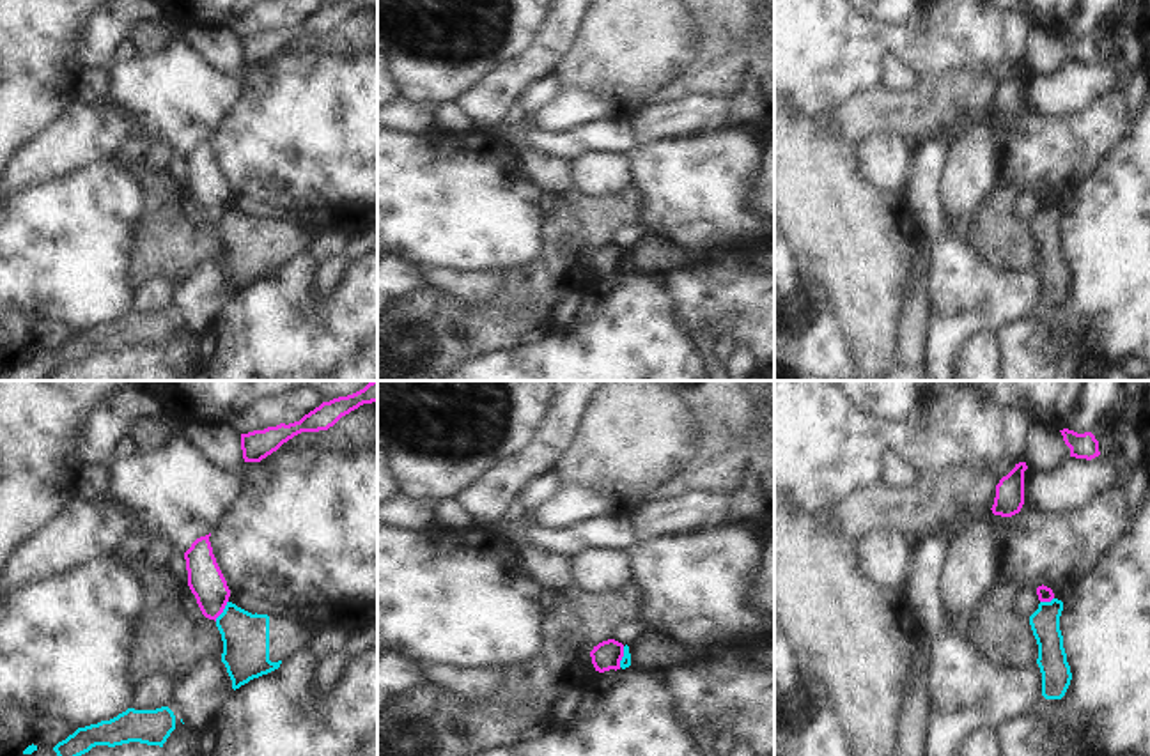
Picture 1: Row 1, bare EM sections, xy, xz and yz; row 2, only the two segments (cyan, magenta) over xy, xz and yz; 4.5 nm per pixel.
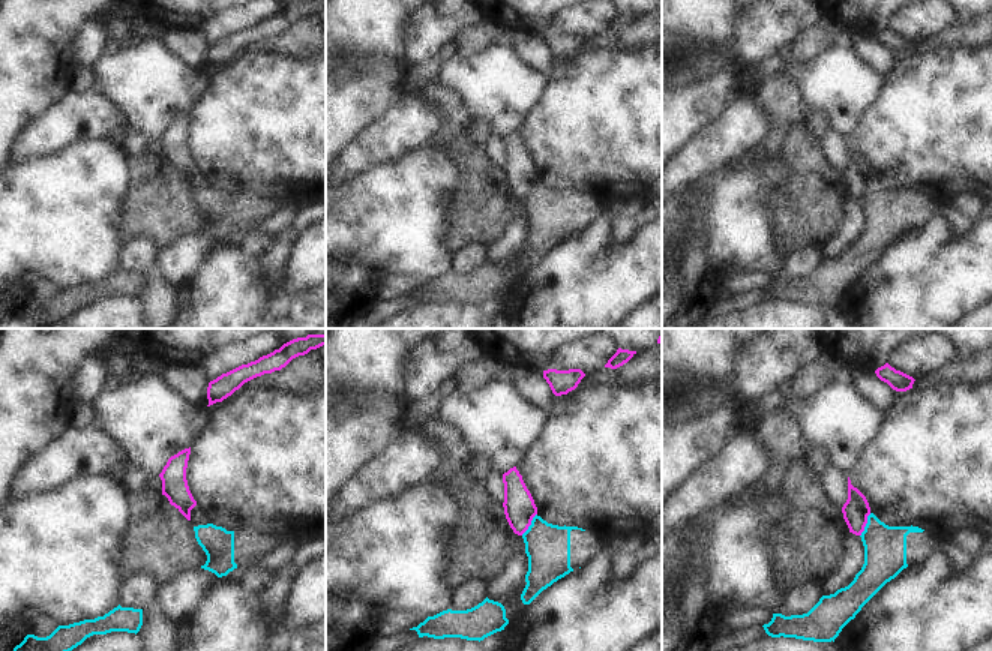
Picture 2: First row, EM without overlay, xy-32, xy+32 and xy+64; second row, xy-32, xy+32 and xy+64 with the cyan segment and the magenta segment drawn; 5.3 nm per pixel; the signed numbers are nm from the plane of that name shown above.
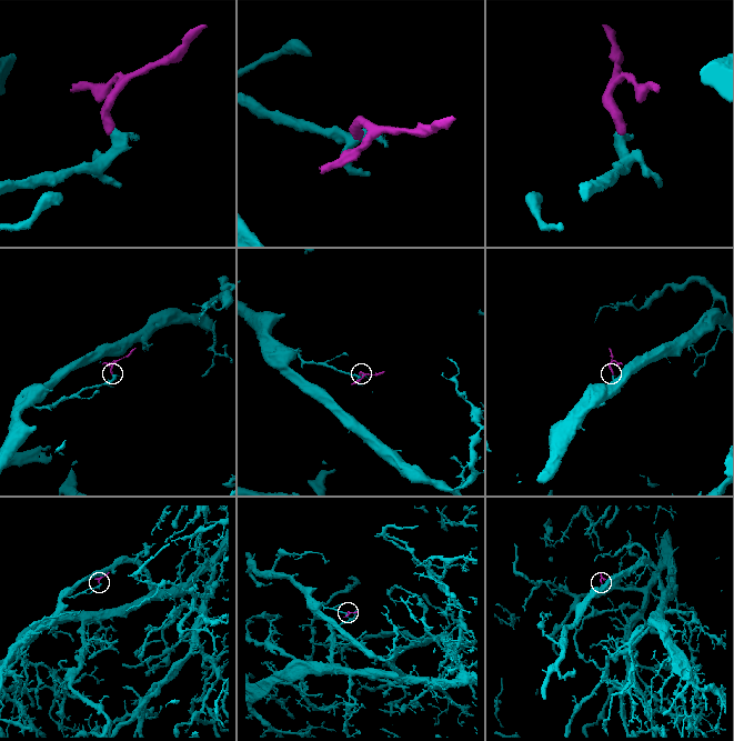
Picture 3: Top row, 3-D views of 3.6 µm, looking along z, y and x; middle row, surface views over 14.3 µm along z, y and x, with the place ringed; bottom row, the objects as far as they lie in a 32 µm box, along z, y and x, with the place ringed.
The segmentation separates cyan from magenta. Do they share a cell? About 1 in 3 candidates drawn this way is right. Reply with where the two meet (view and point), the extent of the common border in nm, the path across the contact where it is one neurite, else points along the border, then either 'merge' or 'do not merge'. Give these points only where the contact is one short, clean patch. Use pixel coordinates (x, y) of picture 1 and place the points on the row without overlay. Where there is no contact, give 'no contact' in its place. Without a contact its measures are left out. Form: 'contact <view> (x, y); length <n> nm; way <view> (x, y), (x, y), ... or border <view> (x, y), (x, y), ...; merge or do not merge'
contact xy (224, 215); length 110 nm; border xy (227, 204), (215, 223); do not merge

